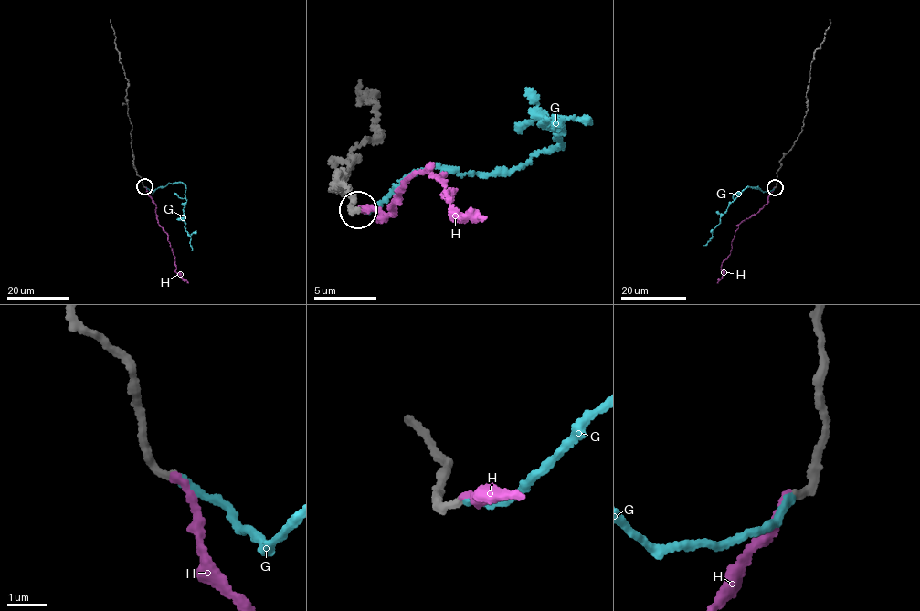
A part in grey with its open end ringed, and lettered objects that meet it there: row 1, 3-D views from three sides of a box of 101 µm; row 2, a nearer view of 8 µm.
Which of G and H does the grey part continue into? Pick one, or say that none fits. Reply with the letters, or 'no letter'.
H

